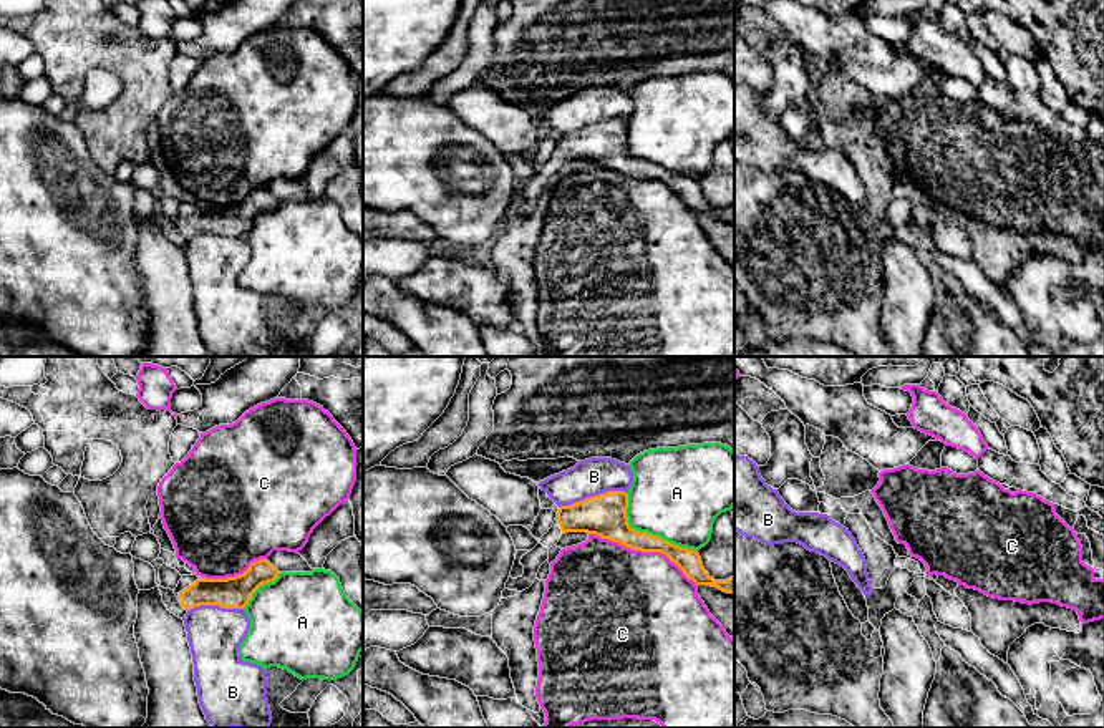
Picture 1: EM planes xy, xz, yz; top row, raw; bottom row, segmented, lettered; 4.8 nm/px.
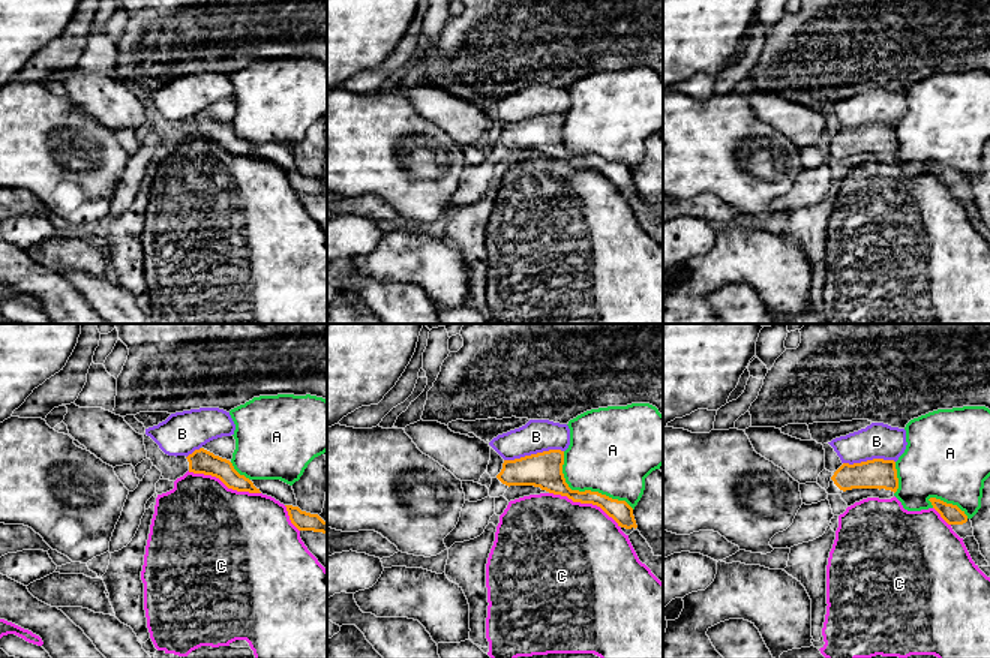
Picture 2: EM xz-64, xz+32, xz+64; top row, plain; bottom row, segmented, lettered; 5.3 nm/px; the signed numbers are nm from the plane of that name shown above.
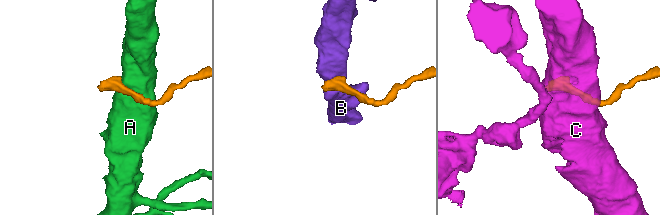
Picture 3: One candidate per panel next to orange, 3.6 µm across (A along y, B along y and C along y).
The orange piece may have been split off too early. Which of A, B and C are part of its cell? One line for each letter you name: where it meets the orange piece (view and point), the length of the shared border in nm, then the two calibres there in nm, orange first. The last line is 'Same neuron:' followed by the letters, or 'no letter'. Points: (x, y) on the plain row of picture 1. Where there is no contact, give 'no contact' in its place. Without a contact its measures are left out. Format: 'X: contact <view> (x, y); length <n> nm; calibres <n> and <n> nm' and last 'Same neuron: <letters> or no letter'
Same neuron: no letter

